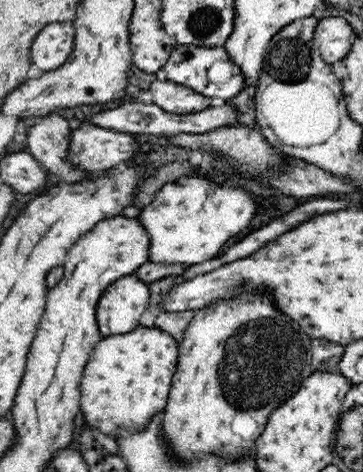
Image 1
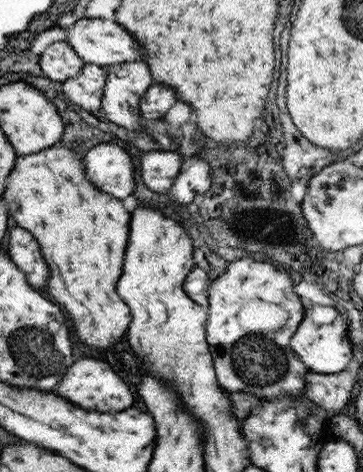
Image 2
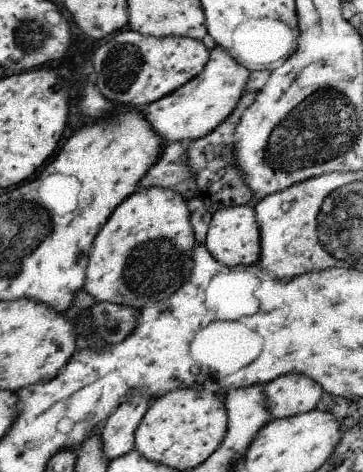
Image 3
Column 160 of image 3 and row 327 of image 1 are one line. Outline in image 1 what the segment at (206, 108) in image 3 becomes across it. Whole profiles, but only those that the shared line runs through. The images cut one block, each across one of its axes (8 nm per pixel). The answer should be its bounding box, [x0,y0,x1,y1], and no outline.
[98,276,150,336]

